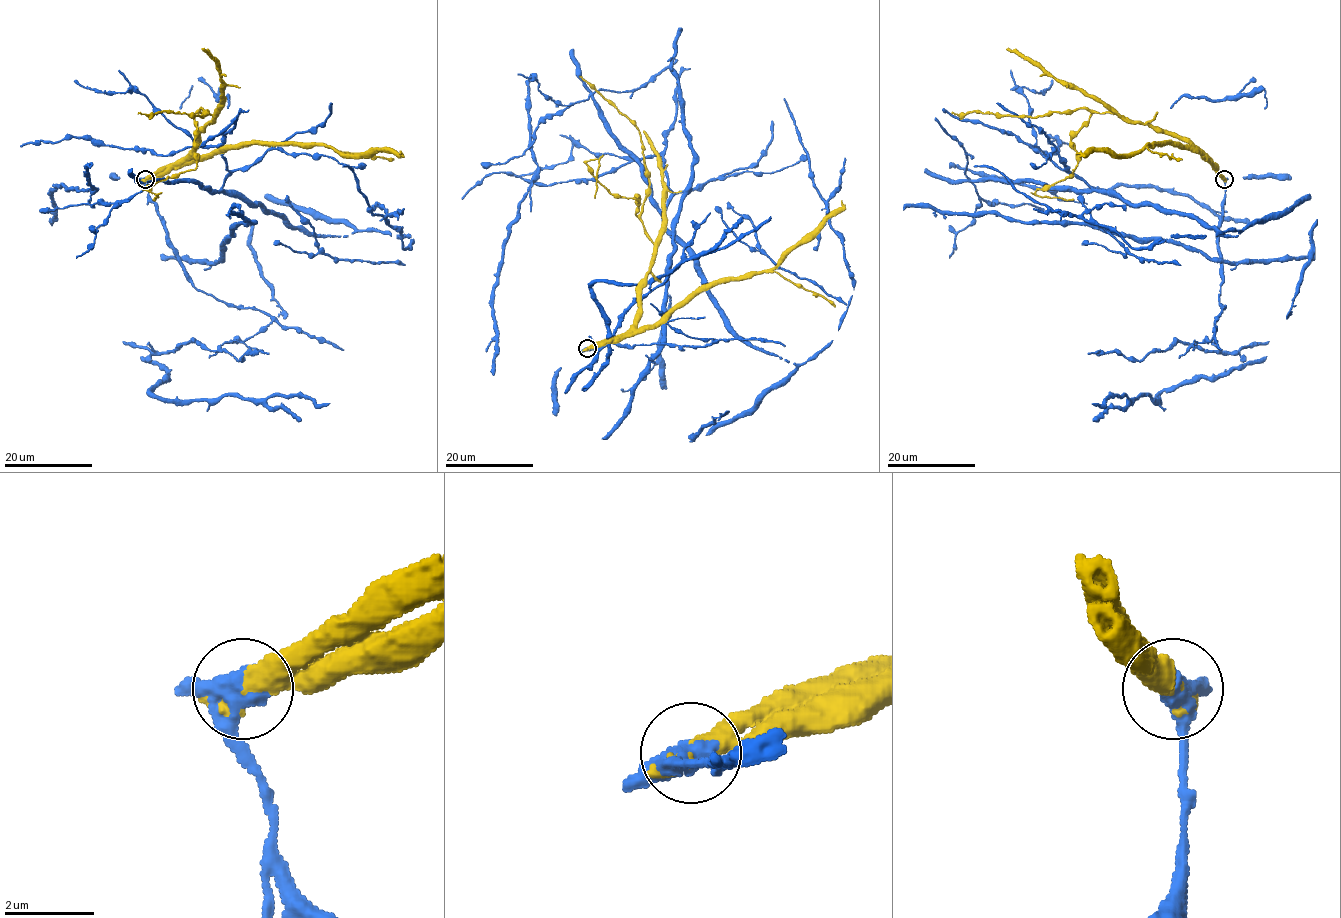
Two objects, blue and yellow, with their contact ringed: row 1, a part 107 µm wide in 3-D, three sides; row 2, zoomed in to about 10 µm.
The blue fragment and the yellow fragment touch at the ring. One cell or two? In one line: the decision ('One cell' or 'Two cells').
One cell

